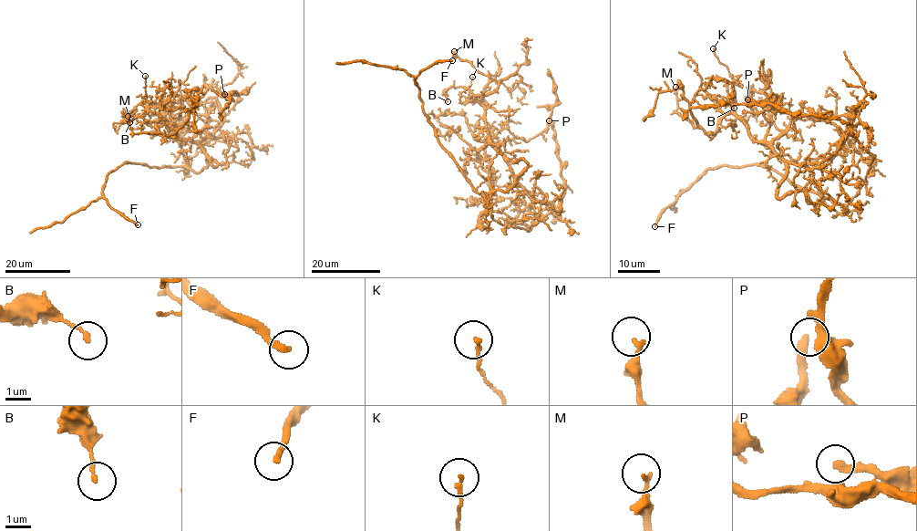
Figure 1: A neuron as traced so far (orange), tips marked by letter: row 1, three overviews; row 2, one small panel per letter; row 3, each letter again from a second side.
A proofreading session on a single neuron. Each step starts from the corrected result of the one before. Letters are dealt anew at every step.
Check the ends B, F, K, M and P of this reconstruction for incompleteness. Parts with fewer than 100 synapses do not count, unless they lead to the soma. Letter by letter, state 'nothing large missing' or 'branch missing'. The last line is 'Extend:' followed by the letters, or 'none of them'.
B: nothing large missing
F: branch missing
K: nothing large missing
M: nothing large missing
P: nothing large missing
Extend: F

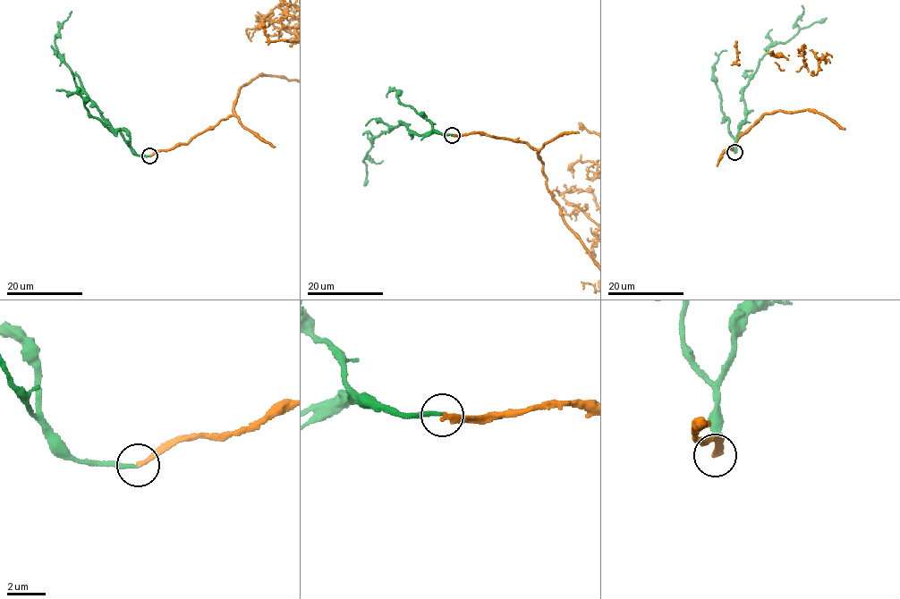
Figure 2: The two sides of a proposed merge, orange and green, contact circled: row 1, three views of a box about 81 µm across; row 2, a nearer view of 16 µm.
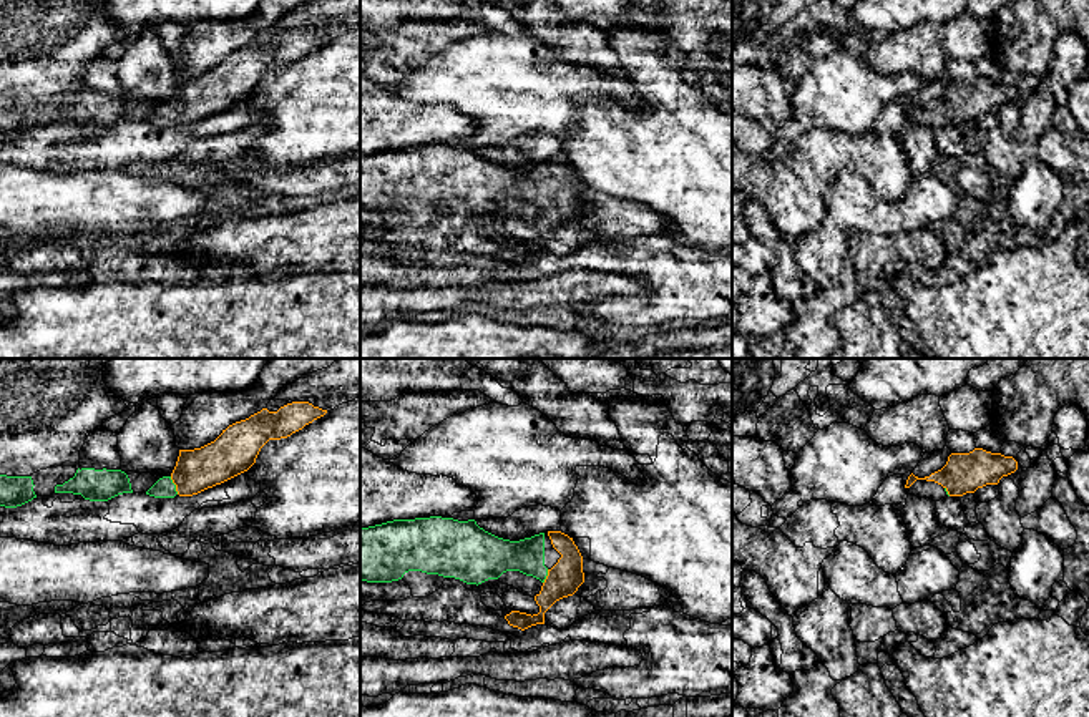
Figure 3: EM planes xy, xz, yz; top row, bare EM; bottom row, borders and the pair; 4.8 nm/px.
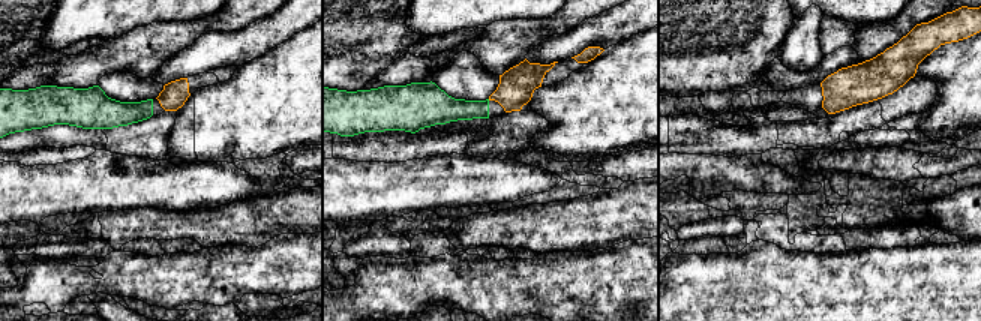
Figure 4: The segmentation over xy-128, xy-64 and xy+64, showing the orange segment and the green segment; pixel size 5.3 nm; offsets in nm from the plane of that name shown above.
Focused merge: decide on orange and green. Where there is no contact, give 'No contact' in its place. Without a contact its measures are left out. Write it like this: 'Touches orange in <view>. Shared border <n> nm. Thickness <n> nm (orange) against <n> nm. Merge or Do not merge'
Touches orange in xy. Shared border 100 nm. Thickness 200 nm (orange) against 100 nm. Merge

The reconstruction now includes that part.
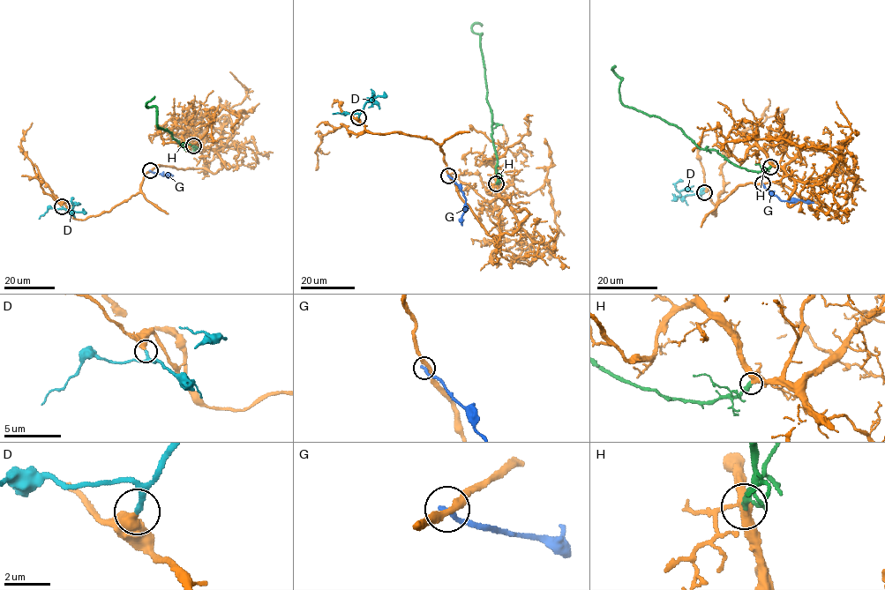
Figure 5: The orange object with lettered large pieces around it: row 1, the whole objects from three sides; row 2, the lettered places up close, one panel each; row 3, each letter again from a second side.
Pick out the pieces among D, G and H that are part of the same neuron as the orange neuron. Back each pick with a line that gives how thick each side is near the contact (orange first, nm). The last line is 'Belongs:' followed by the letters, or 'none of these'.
D: 460/240 nm
H: 320/200 nm
Belongs: D, H

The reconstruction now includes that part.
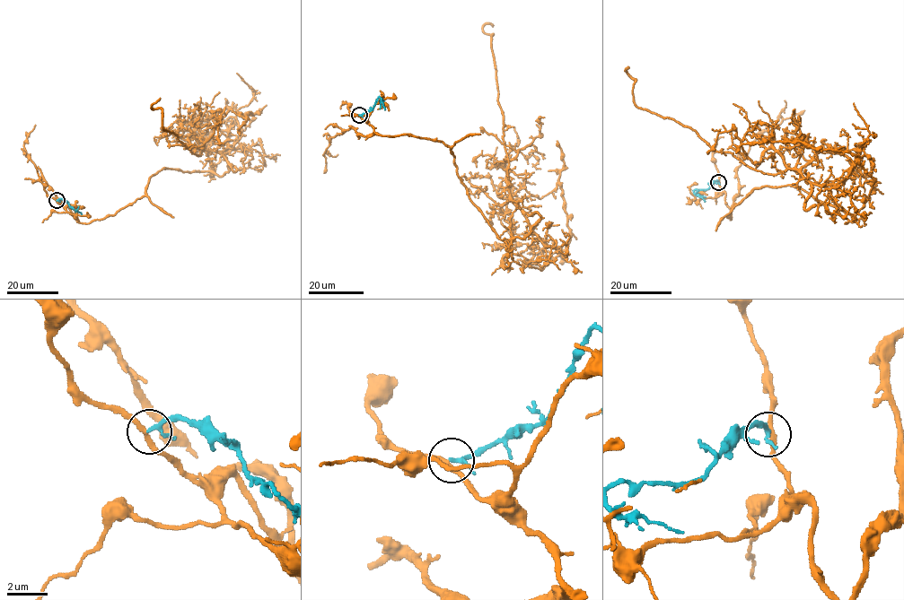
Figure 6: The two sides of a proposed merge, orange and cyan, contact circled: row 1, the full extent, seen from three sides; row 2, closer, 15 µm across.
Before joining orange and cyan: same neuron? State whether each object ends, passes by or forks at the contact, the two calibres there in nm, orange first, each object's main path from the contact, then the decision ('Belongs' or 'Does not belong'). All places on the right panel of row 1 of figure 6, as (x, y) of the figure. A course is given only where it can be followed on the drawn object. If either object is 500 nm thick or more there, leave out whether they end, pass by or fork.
At the ring orange passes by. At the ring cyan passes by. Thickness 220 nm (orange) against 150 nm. Course of orange: (718, 182), (730, 220), (766, 186), (839, 209), (795, 169), (750, 169), (639, 108), (628, 66). Course of cyan: (718, 182), (706, 189), (693, 191), (706, 202). Does not belong

